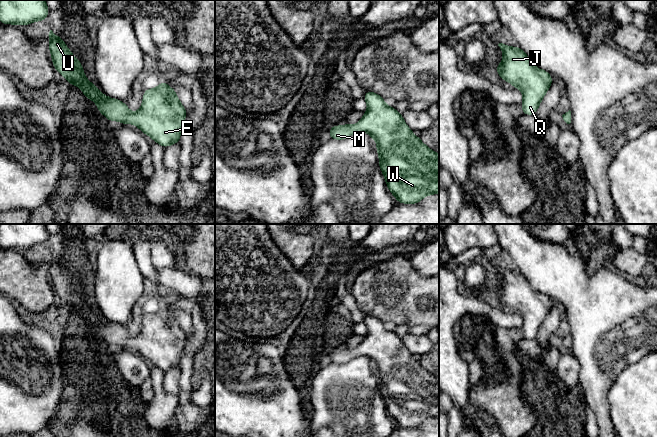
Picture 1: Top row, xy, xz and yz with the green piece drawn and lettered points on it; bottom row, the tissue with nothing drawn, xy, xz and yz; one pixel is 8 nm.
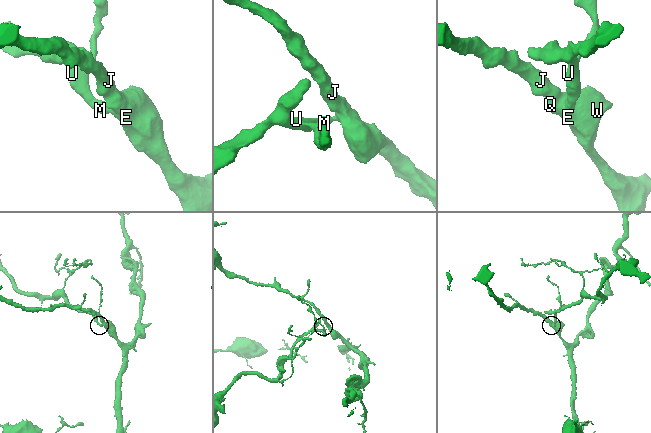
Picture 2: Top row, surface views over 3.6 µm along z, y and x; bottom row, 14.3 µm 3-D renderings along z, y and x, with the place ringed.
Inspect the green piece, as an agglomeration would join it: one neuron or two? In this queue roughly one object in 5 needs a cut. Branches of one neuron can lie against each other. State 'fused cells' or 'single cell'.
single cell

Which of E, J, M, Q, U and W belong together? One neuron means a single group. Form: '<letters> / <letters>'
E J M Q U W

